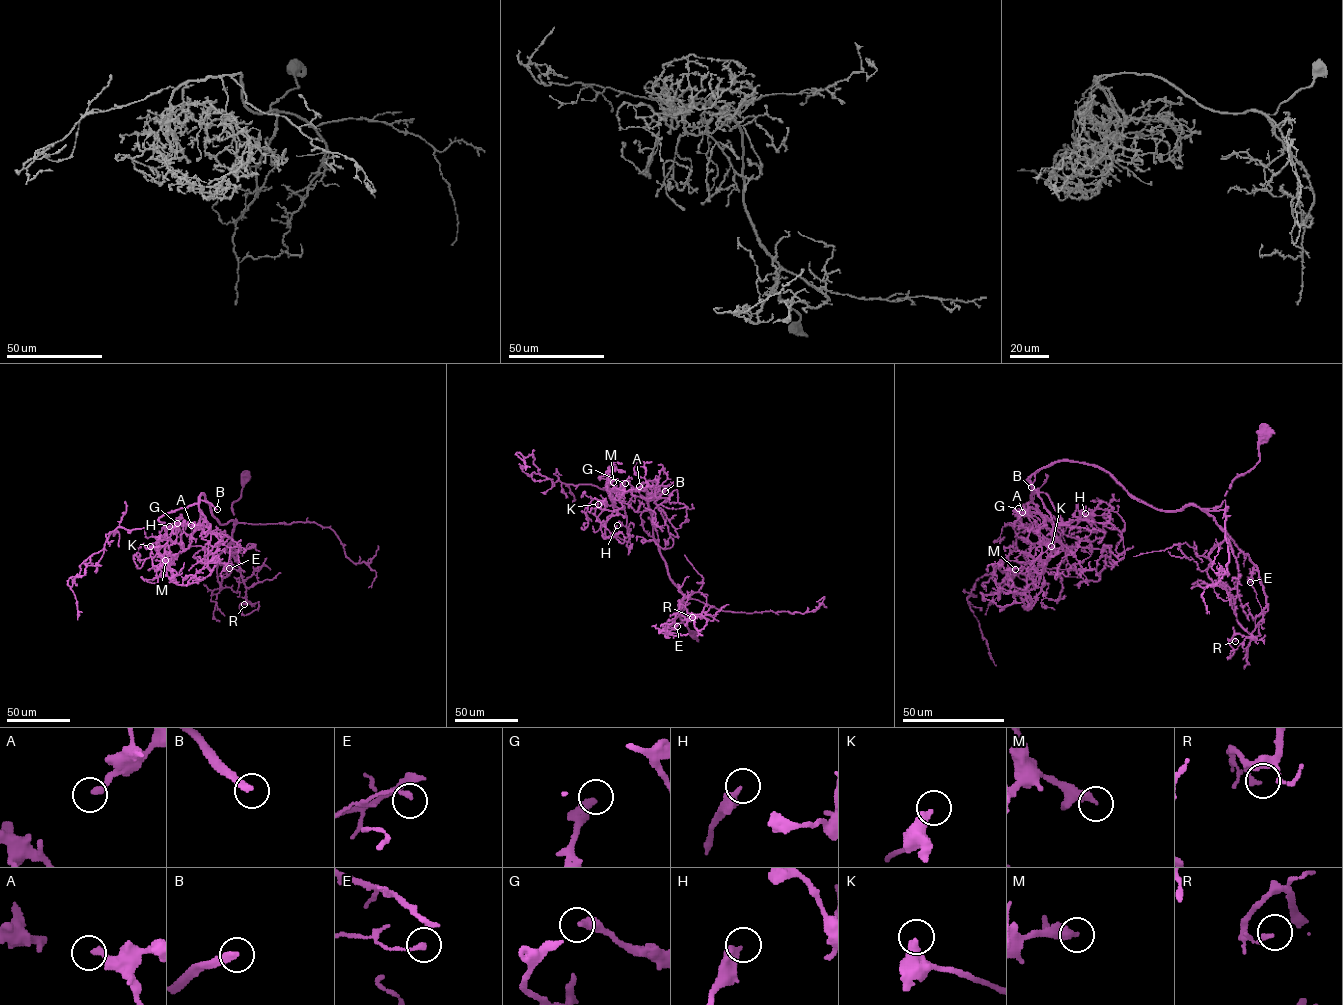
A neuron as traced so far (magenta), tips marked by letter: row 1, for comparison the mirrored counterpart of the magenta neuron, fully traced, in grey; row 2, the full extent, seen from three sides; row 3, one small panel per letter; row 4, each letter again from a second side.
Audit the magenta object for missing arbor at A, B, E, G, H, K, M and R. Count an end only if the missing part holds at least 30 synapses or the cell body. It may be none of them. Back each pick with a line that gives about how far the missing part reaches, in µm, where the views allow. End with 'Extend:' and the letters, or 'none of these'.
B: about 140 µm are missing
Extend: B

